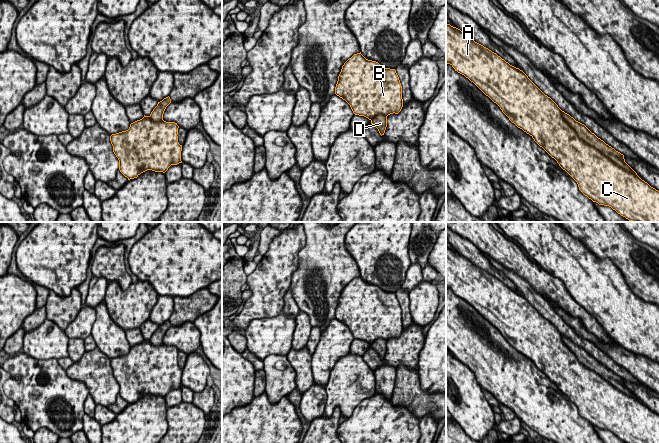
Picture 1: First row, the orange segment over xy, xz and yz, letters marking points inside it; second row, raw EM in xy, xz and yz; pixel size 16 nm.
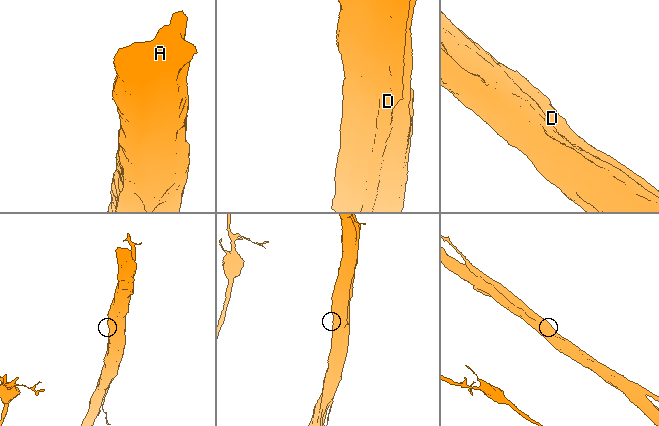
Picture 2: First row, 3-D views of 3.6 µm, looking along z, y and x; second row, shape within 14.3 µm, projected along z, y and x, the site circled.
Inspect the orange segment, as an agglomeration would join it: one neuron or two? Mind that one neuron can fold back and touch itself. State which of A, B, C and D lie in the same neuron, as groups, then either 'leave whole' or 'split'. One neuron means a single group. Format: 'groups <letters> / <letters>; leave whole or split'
groups A B C / D; split

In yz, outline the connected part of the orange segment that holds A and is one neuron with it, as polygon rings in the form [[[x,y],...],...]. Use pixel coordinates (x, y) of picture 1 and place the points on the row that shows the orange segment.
[[[446,23],[446,64],[473,82],[518,128],[529,134],[578,184],[579,190],[599,205],[609,206],[632,222],[659,222],[659,191],[626,171],[579,138],[564,120],[561,109],[522,71]]]

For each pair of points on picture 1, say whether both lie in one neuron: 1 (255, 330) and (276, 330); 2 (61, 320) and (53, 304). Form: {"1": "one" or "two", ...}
{"1": "one", "2": "one"}

